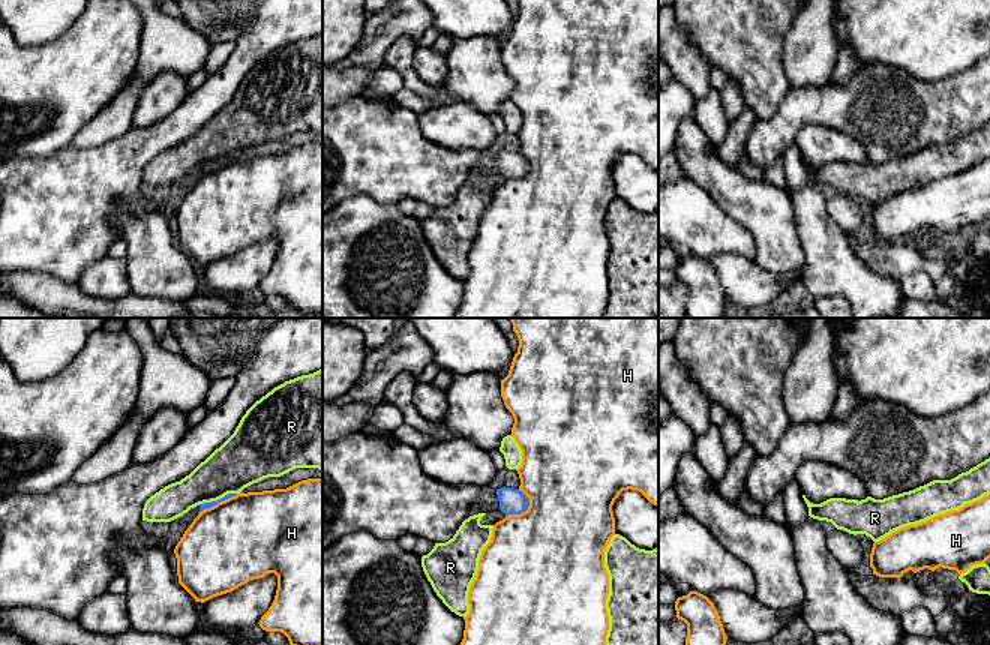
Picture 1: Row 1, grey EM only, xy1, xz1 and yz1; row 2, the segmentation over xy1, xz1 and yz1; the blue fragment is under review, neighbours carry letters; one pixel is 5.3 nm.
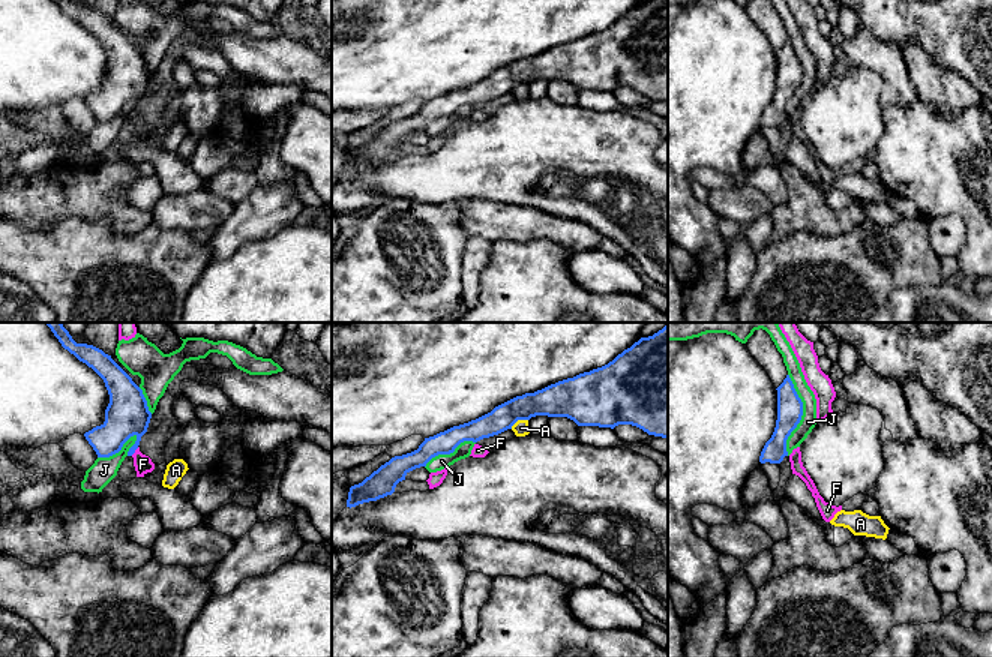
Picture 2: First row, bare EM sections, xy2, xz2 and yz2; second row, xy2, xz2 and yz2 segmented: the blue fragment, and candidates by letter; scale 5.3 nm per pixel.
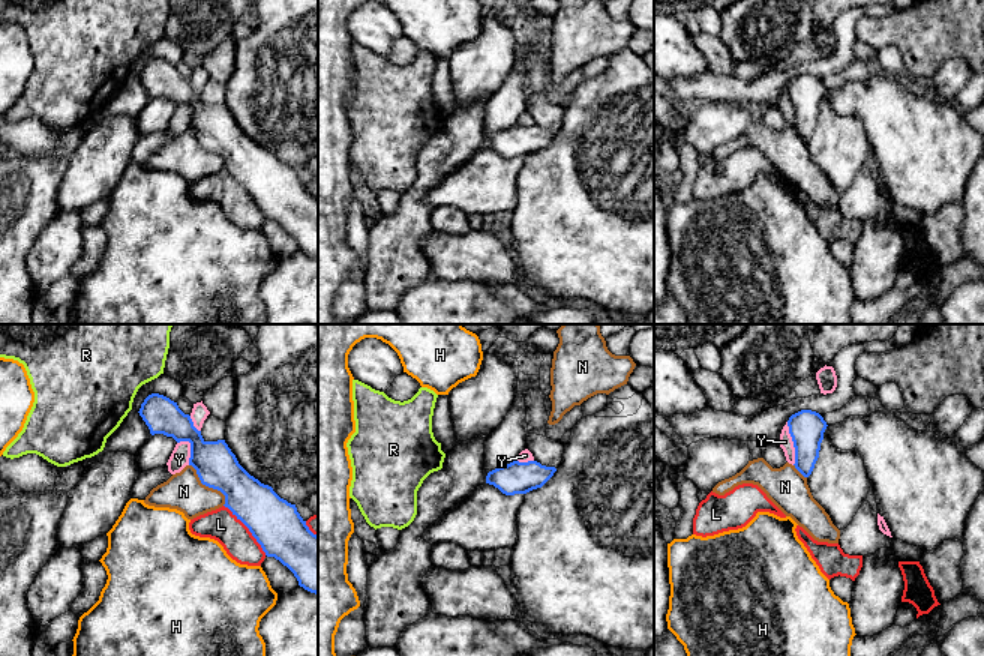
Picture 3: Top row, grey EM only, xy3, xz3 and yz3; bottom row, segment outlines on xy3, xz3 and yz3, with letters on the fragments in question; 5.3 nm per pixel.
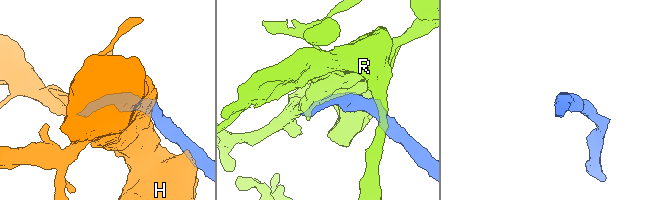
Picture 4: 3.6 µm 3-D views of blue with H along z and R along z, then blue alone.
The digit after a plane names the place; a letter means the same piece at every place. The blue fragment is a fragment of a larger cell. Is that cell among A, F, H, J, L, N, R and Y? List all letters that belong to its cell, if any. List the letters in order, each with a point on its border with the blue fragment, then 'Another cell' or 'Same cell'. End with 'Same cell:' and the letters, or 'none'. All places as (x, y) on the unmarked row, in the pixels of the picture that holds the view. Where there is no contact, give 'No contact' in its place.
A: Touches blue at xz2 (518, 83). Another cell
F: Touches blue at xy2 (134, 116). Another cell
H: Touches blue at xz1 (525, 174). Another cell
J: Touches blue at yz2 (802, 78). Another cell
L: Touches blue at xy3 (249, 194). Another cell
N: Touches blue at xy3 (209, 150). Another cell
R: Touches blue at xy1 (218, 164). Another cell
Y: Touches blue at yz3 (794, 107). Another cell
Same cell: none

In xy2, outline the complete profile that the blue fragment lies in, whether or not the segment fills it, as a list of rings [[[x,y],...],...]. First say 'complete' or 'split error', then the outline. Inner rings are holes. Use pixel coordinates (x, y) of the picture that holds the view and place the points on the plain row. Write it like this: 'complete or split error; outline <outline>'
complete; outline [[[72,0],[56,2],[65,14],[104,44],[110,58],[105,86],[86,96],[86,104],[98,122],[110,122],[119,117],[123,108],[135,99],[137,105],[128,116],[128,120],[132,120],[140,110],[141,100],[147,96],[152,82],[143,54],[102,14],[87,8],[77,8]]]

